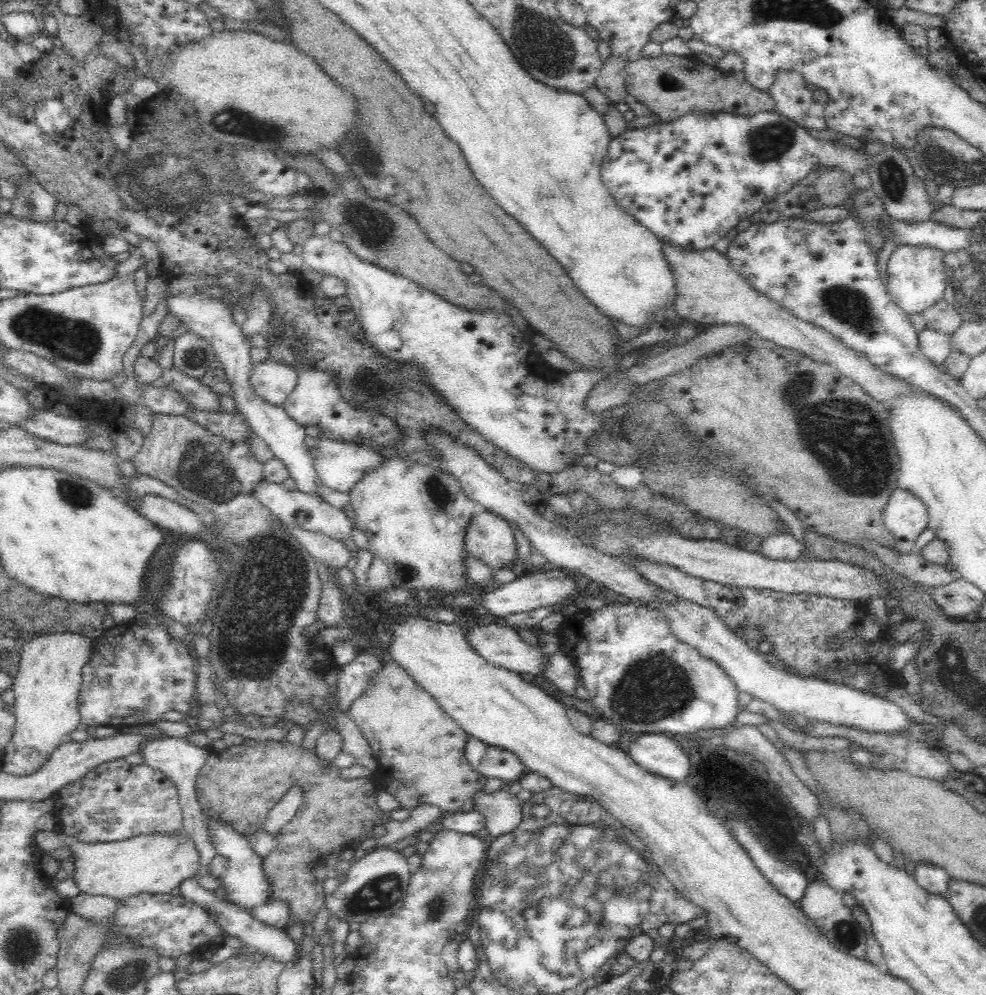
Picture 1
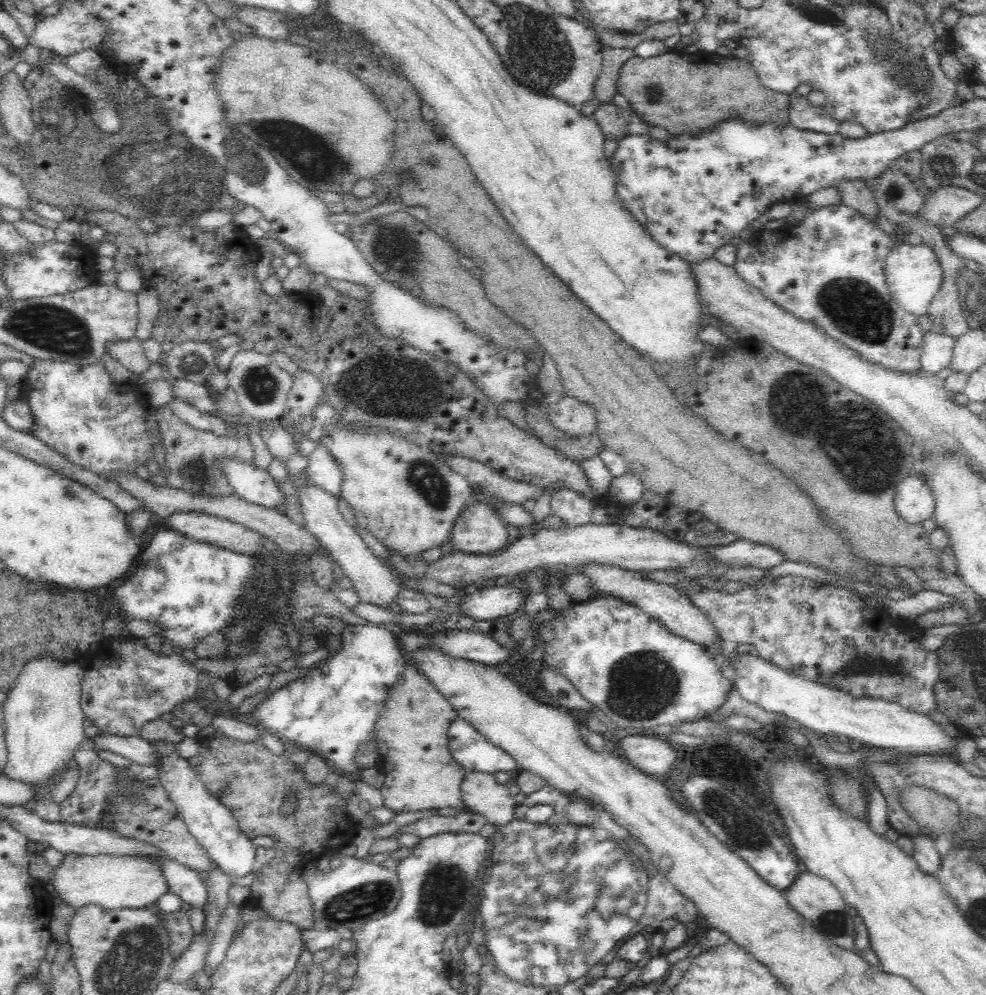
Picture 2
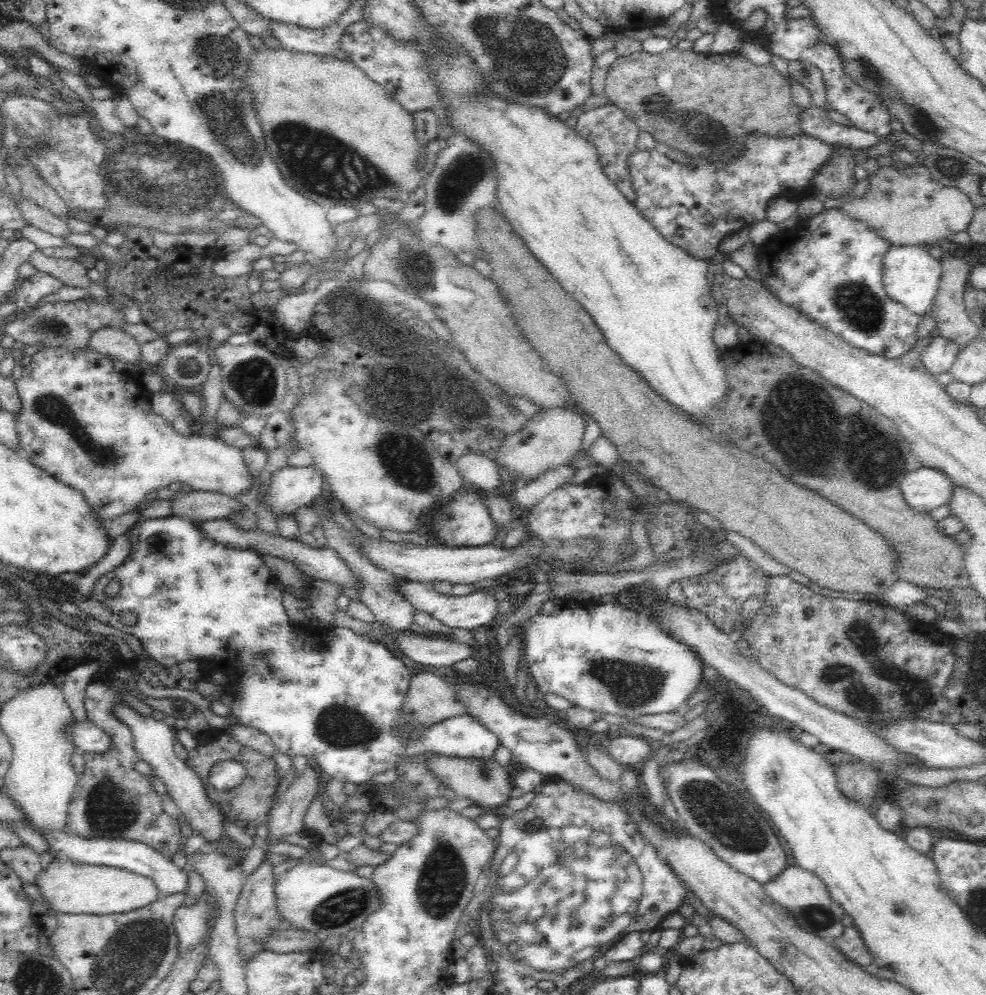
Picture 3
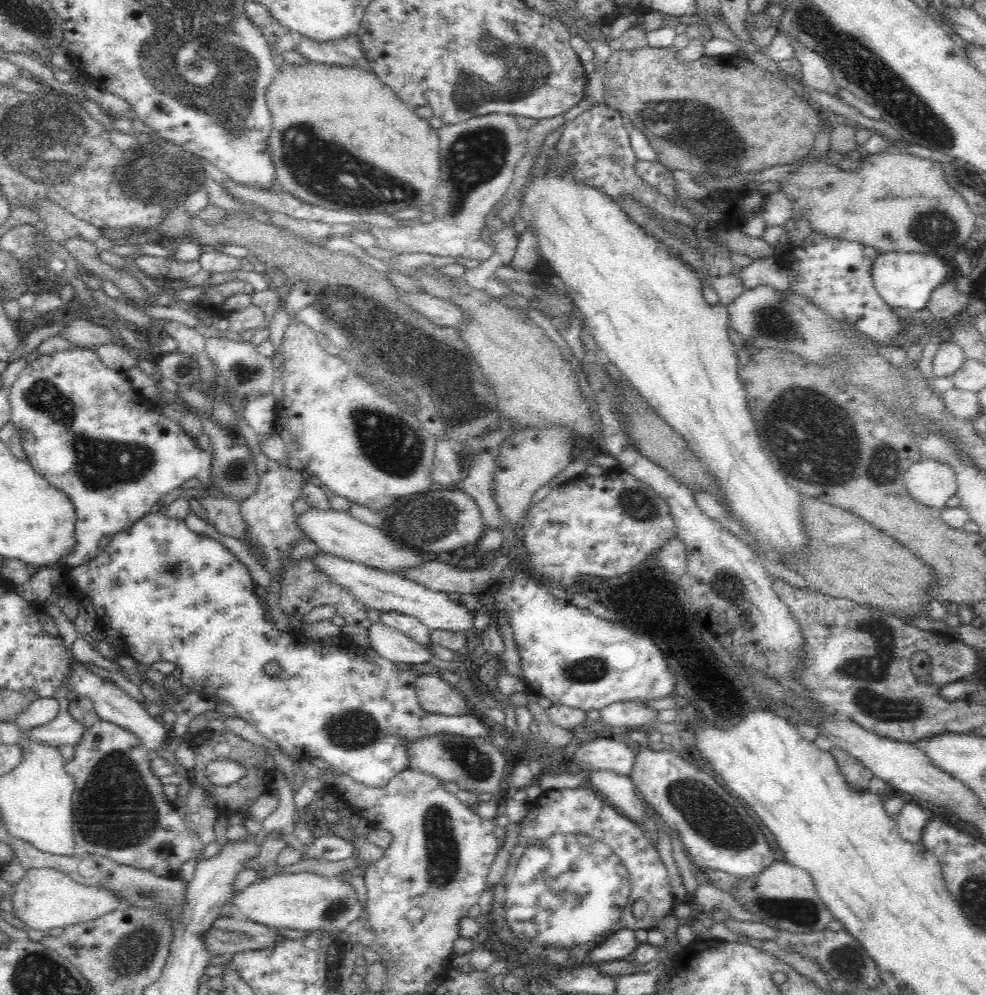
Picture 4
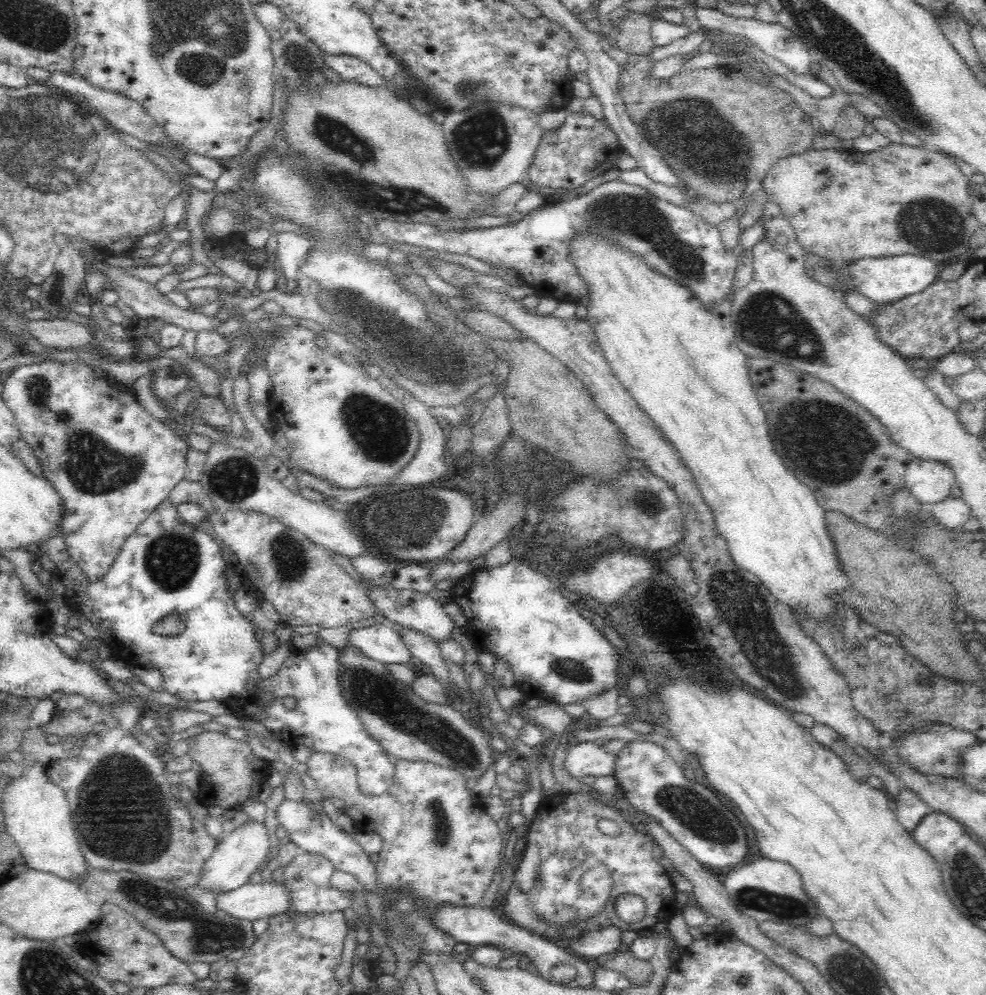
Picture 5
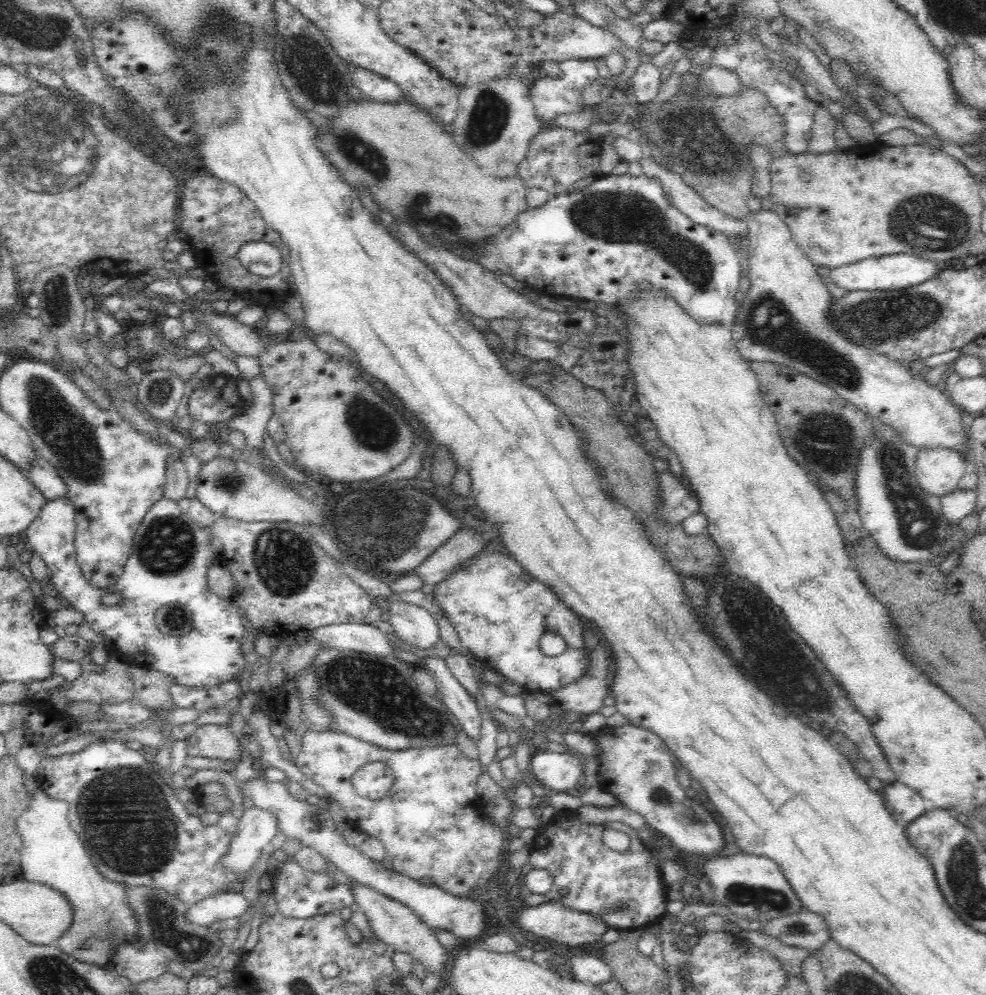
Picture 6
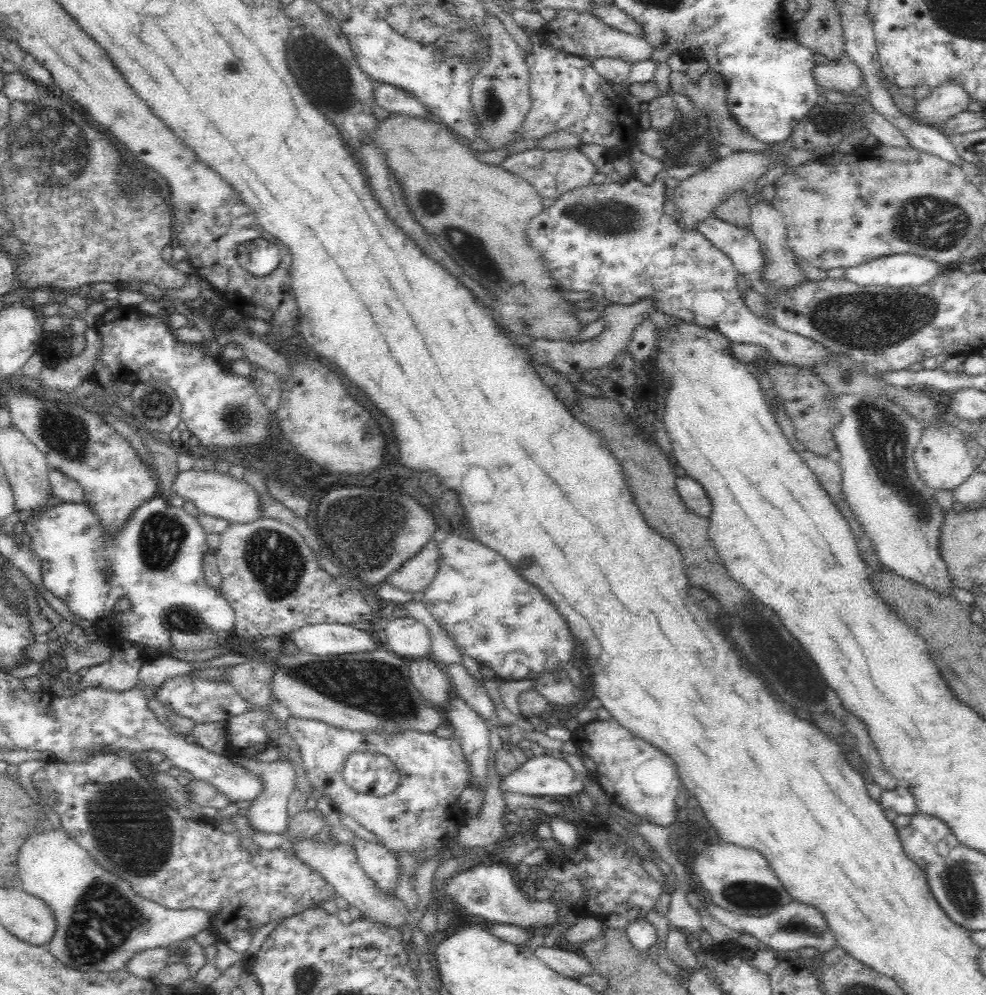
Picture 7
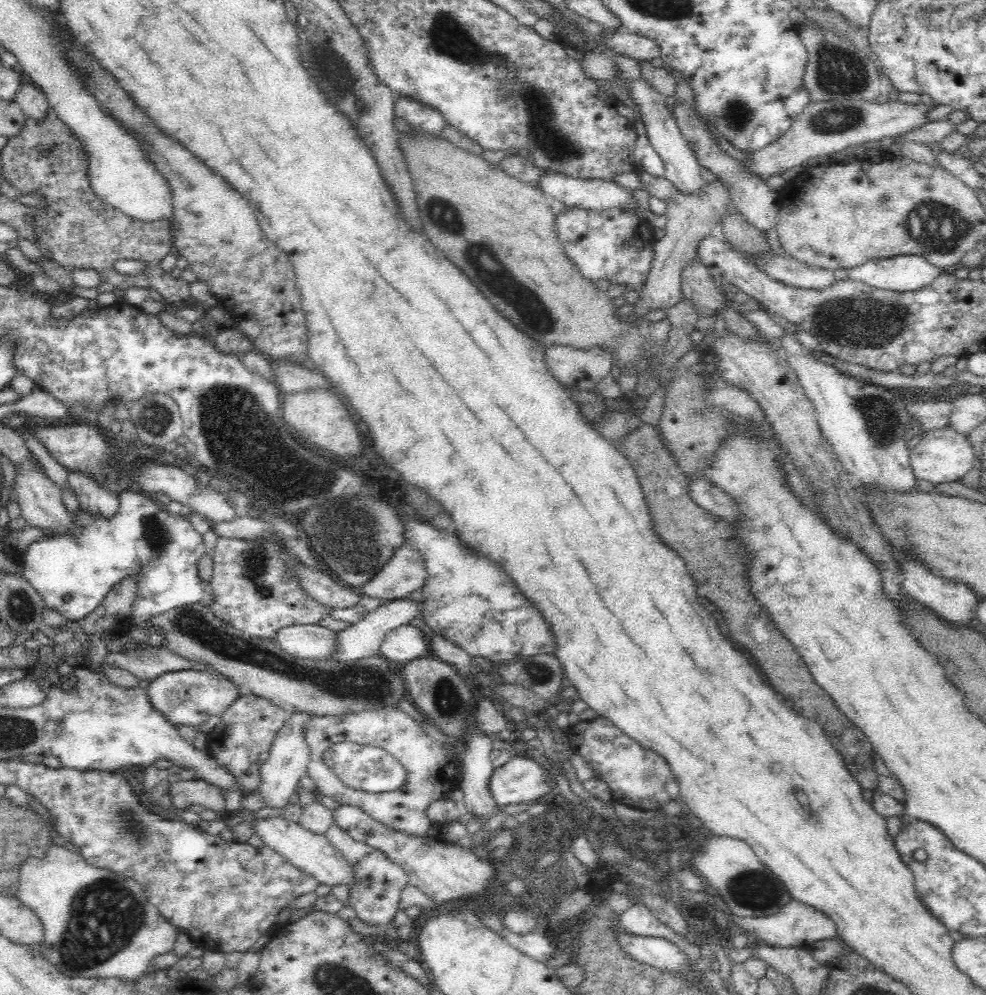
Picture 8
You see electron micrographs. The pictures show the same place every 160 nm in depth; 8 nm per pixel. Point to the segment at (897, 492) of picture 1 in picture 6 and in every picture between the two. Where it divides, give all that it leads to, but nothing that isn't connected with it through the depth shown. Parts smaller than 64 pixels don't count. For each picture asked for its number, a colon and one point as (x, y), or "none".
2: (914, 501)
3: (925, 488)
4: (930, 482)
5: (931, 481)
6: (938, 470)

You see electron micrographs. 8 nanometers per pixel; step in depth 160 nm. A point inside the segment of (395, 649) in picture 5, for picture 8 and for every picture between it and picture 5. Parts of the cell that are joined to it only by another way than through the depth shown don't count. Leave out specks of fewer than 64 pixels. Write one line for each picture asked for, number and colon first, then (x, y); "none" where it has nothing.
6: (356, 637)
7: (324, 639)
8: (309, 641)

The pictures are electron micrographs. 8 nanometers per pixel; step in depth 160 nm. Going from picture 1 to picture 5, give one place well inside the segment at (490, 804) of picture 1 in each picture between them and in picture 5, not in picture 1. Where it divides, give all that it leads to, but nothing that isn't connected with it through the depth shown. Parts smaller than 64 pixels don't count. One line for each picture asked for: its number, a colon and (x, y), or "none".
2: (480, 792)
3: (484, 780)
4: (475, 764)
5: (407, 727)

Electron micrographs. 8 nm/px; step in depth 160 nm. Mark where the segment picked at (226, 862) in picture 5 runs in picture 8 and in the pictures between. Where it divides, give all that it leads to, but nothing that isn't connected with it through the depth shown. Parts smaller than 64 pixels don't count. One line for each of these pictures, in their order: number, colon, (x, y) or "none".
6: (256, 827)
7: (268, 813)
8: (279, 775)

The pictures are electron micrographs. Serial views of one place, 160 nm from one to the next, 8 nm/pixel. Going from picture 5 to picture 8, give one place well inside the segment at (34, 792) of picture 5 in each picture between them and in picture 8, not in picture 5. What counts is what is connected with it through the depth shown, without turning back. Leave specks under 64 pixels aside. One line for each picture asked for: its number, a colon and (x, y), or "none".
6: (52, 854)
7: (101, 923)
8: (97, 923)

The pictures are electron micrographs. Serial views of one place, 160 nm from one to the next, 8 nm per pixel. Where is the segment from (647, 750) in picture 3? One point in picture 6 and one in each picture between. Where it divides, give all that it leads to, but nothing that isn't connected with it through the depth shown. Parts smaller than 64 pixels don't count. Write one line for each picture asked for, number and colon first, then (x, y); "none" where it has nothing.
4: (617, 755)
5: (587, 758)
6: (560, 772)

